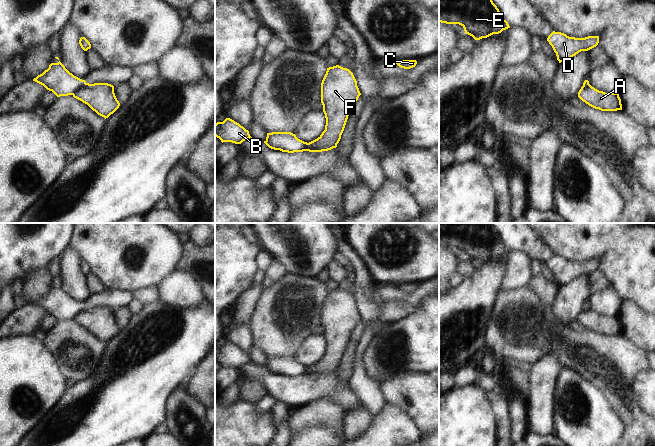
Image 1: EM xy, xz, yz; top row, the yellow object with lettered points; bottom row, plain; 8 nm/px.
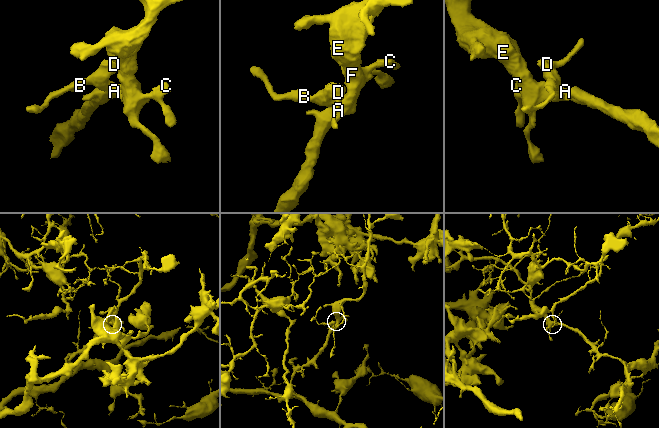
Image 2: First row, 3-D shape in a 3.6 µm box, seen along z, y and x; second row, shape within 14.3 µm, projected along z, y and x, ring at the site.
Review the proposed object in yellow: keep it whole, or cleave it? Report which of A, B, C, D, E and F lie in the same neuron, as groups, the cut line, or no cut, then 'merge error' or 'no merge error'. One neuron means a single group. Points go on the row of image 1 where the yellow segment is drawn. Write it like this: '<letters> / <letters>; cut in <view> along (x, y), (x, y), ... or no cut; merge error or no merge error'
A C E F / B D; cut in xy along (86, 83), (72, 94); merge error

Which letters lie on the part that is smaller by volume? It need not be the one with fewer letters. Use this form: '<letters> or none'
B, D.

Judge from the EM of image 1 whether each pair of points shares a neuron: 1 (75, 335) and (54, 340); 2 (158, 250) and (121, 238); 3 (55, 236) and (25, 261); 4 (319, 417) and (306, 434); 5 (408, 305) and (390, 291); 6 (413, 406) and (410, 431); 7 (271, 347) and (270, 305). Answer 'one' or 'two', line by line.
1: one
2: one
3: one
4: two
5: one
6: two
7: one

